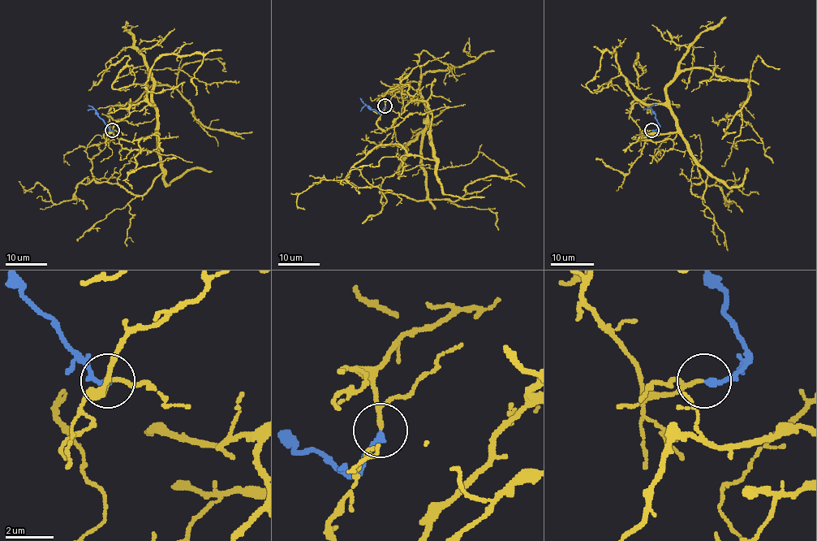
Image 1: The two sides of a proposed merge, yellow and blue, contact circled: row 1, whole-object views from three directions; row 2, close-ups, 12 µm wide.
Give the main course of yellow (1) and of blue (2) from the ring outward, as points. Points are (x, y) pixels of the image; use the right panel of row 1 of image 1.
1: (651, 130), (634, 100), (669, 110), (707, 173), (695, 196), (703, 181), (728, 206), (734, 184), (758, 194)
2: (651, 130), (655, 130), (659, 123), (651, 109), (643, 109)

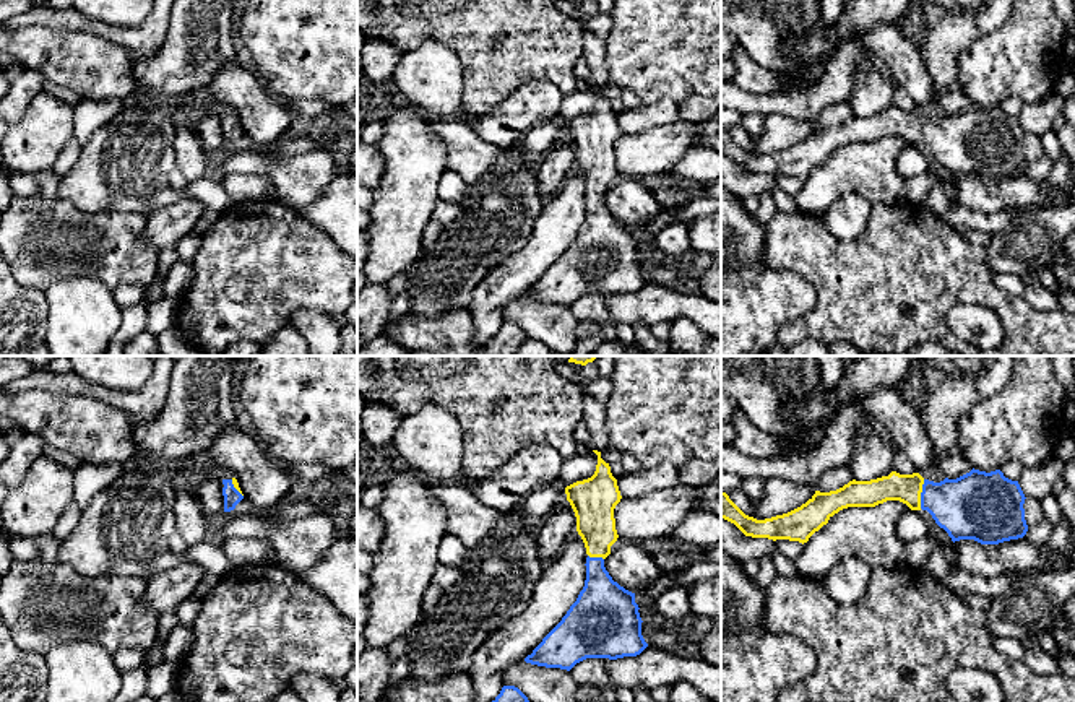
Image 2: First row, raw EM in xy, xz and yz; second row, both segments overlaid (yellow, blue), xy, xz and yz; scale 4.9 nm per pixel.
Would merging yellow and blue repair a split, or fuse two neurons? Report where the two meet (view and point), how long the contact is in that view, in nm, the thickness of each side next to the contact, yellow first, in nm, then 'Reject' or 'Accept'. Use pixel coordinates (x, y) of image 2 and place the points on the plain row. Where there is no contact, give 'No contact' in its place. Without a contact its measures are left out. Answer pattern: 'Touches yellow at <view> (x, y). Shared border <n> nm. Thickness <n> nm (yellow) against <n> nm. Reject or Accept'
Touches yellow at yz (919, 130). Shared border 150 nm. Thickness 140 nm (yellow) against 320 nm. Accept

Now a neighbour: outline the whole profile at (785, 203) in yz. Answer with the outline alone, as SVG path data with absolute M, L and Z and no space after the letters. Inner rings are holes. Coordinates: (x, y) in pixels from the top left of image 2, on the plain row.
M779 188L773 190L773 202L775 202L776 210L779 213L791 214L791 213L797 213L799 211L794 197L786 193L786 192L783 192L783 190L779 190Z

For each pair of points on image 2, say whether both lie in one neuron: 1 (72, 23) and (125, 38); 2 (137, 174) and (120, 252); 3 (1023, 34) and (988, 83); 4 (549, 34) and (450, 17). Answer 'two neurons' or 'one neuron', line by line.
1: one neuron
2: two neurons
3: one neuron
4: one neuron

